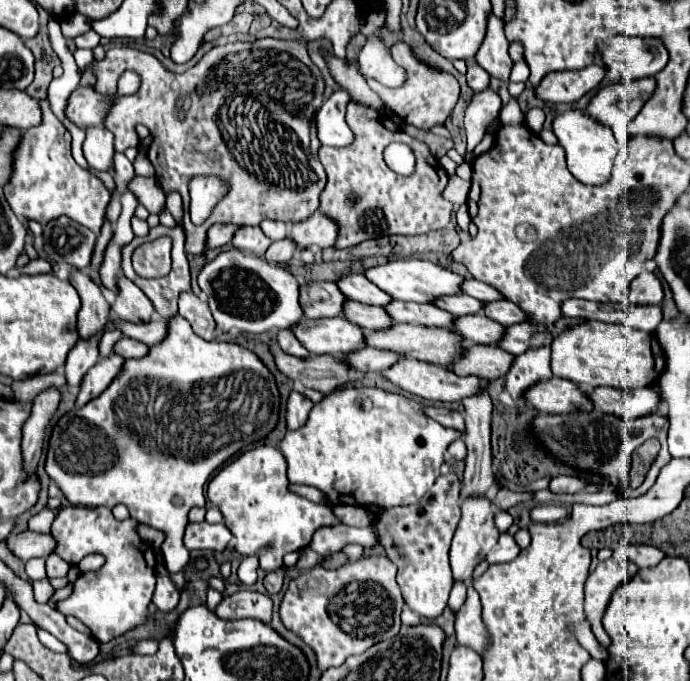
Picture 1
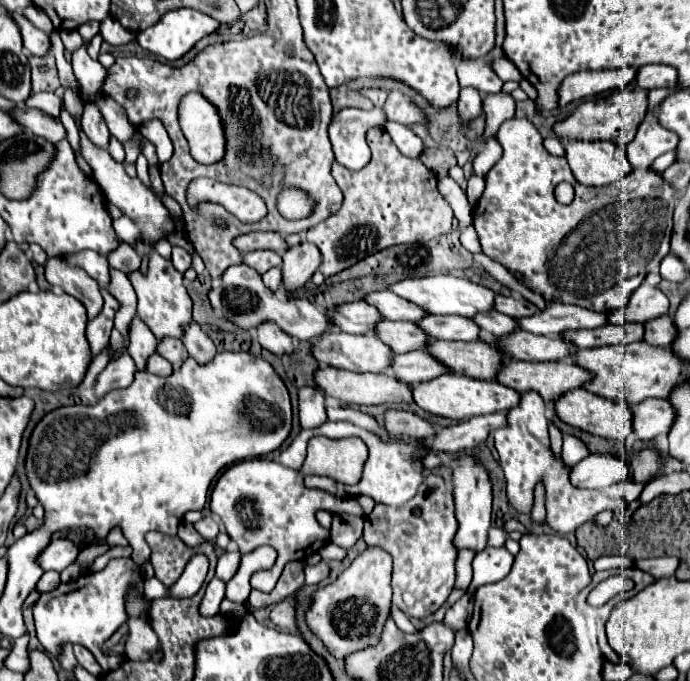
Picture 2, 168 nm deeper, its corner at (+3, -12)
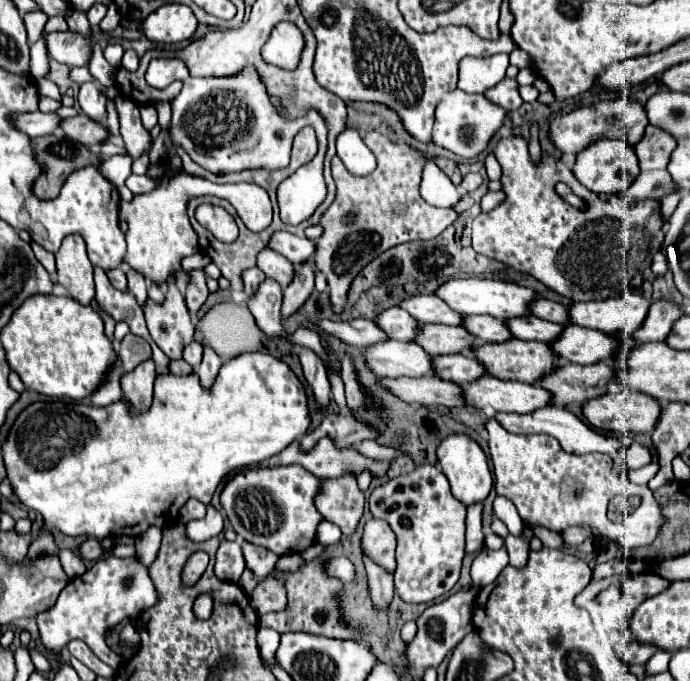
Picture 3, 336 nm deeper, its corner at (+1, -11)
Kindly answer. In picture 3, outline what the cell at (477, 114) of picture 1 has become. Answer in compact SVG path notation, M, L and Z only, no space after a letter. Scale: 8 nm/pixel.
M509 77L501 79L501 83L497 83L495 87L487 89L487 91L485 91L485 97L487 97L489 101L493 101L493 103L505 107L507 111L515 111L515 109L519 109L521 103L523 103L523 99L521 99L521 95L519 95L519 83L517 83L515 79L509 79Z

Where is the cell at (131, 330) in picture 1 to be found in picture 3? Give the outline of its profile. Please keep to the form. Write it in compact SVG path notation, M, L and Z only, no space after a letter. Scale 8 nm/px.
M197 341L189 343L189 345L185 347L185 351L183 351L183 359L185 359L187 363L191 363L193 367L197 367L197 365L201 363L201 359L203 359L203 345L199 345Z

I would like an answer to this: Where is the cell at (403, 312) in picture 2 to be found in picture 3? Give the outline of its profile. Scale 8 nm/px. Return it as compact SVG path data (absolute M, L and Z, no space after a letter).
M419 295L409 297L399 303L405 311L409 311L421 323L443 323L443 325L461 325L465 315L453 311L443 299L437 295Z

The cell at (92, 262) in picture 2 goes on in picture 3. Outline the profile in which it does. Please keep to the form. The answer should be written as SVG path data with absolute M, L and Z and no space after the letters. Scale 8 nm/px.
M121 269L107 271L107 275L109 275L111 285L113 285L115 289L119 289L119 291L129 291L129 287L127 287L127 277L125 277L125 273L123 273Z

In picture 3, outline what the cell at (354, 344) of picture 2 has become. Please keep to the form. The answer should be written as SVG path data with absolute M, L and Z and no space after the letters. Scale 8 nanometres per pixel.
M389 339L389 343L377 343L377 347L365 349L365 359L371 365L371 369L381 377L425 377L433 375L433 357L417 343L397 343Z

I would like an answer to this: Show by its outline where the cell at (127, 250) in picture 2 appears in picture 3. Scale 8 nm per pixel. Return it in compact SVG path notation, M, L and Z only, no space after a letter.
M127 271L127 279L129 279L129 291L135 295L137 303L143 307L147 303L147 287L145 287L143 275L135 271Z

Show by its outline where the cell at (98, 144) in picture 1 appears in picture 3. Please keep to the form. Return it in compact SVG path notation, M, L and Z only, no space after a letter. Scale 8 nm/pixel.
M83 83L77 95L77 101L83 109L83 113L91 119L101 121L105 117L105 95L101 93L101 89L95 83Z

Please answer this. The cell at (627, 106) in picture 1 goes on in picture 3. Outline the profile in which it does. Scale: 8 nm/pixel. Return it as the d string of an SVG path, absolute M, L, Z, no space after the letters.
M613 99L613 101L597 101L593 105L579 107L567 115L555 117L549 123L549 135L551 135L553 145L561 153L577 155L587 145L591 145L593 141L603 139L603 137L615 137L615 139L627 141L629 145L635 145L643 137L643 131L647 125L649 125L647 113L645 113L645 107L641 103L629 101L629 99Z

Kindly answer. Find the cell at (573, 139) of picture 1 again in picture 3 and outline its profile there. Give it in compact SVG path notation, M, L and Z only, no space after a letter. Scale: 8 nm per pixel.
M601 139L597 143L591 143L585 151L577 155L573 175L577 177L579 183L583 183L593 193L607 193L607 195L623 193L633 185L633 181L639 175L635 149L621 139Z

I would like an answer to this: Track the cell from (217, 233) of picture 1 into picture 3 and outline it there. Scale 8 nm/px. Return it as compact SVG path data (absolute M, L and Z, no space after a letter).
M277 231L277 235L273 235L269 247L285 255L295 267L301 267L303 263L311 261L311 257L315 255L315 241L307 239L305 235L301 237L301 235L283 233L283 231Z

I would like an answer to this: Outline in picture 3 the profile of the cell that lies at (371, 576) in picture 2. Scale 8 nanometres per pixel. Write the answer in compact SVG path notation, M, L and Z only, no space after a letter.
M369 519L361 537L361 545L367 551L367 555L385 567L387 571L395 571L395 533L383 519Z

